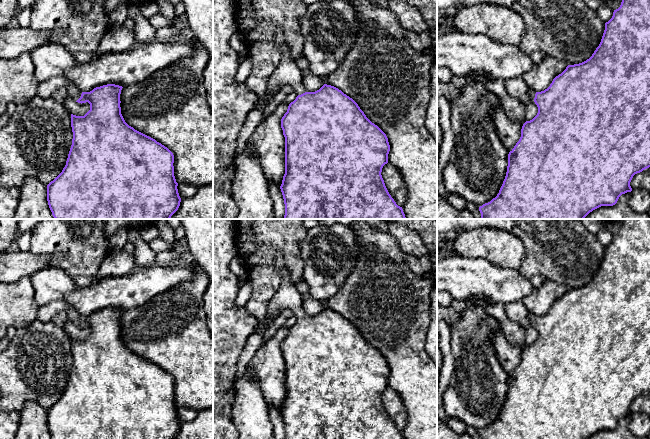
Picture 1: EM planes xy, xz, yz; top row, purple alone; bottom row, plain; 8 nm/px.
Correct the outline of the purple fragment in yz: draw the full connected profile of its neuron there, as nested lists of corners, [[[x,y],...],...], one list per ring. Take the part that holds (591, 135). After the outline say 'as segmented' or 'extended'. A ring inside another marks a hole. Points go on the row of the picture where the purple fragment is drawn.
[[[622,0],[620,7],[614,10],[612,18],[605,23],[601,42],[589,59],[579,64],[568,65],[561,74],[553,79],[550,86],[544,91],[535,92],[532,89],[528,89],[528,91],[531,100],[538,107],[538,113],[532,120],[526,121],[523,124],[521,137],[508,154],[507,172],[499,193],[490,202],[479,207],[481,219],[584,219],[590,212],[601,206],[615,205],[622,194],[632,191],[630,182],[633,176],[650,167],[650,0]]]; extended

